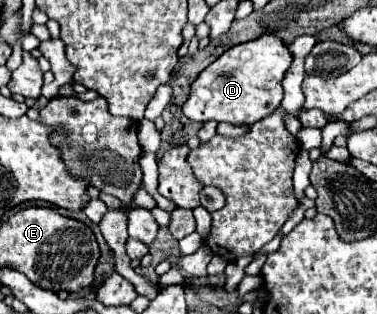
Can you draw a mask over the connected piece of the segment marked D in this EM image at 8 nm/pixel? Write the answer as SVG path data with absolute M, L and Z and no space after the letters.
M265 33L255 41L235 45L203 69L195 83L191 83L189 99L181 105L183 115L197 123L213 119L233 125L253 125L279 107L283 99L281 81L291 61L293 57L289 49L277 39L277 35Z

